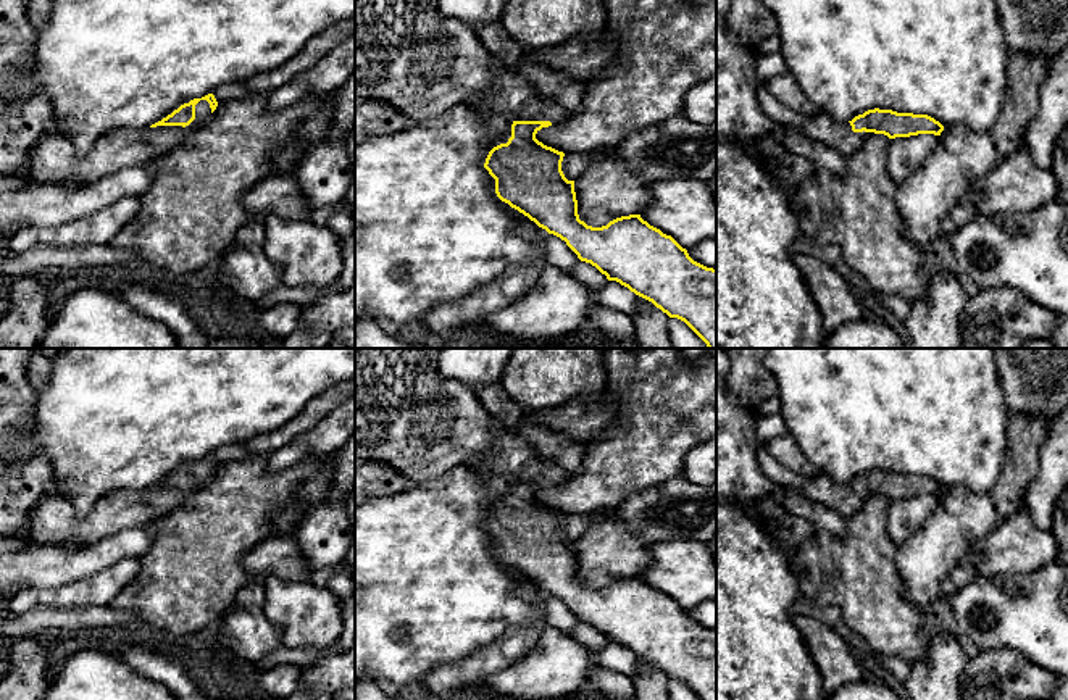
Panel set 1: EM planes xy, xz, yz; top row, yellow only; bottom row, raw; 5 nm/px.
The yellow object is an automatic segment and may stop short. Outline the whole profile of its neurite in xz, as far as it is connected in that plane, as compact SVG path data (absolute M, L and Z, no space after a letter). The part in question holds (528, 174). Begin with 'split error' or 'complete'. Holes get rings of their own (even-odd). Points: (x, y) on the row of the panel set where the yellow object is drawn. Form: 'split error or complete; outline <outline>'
split error; outline M355 0L355 97L384 100L415 124L442 115L453 105L511 116L510 131L499 137L500 144L489 152L484 163L495 179L497 197L565 240L581 261L595 266L608 281L616 281L652 302L670 318L684 321L708 348L716 348L716 269L694 261L671 235L650 226L640 215L621 216L602 227L581 221L574 181L568 181L561 171L565 153L536 139L542 127L565 121L568 113L560 103L542 97L523 76L499 63L471 27L442 16L436 0Z

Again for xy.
split error; outline M213 94L194 98L150 127L103 134L86 156L76 155L71 139L61 132L61 121L52 119L52 129L37 142L23 168L27 187L94 182L123 168L148 165L174 150L216 106Z

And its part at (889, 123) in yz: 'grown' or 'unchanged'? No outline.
grown

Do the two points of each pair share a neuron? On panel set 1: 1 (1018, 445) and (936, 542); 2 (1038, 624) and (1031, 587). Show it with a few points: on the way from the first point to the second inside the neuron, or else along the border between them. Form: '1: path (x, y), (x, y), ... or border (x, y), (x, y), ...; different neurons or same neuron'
1: path (1017, 473), (978, 515), (963, 518); same neuron
2: path (1036, 615), (1031, 610), (1031, 597); same neuron

